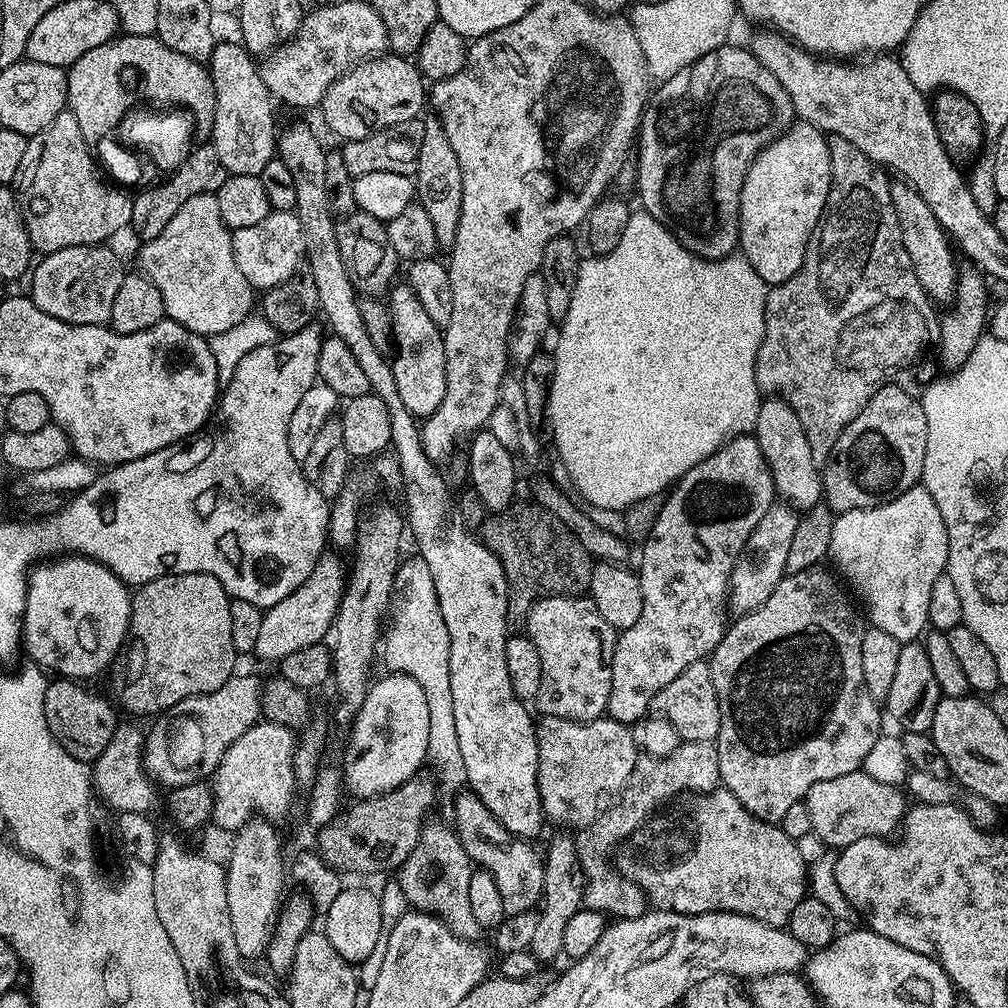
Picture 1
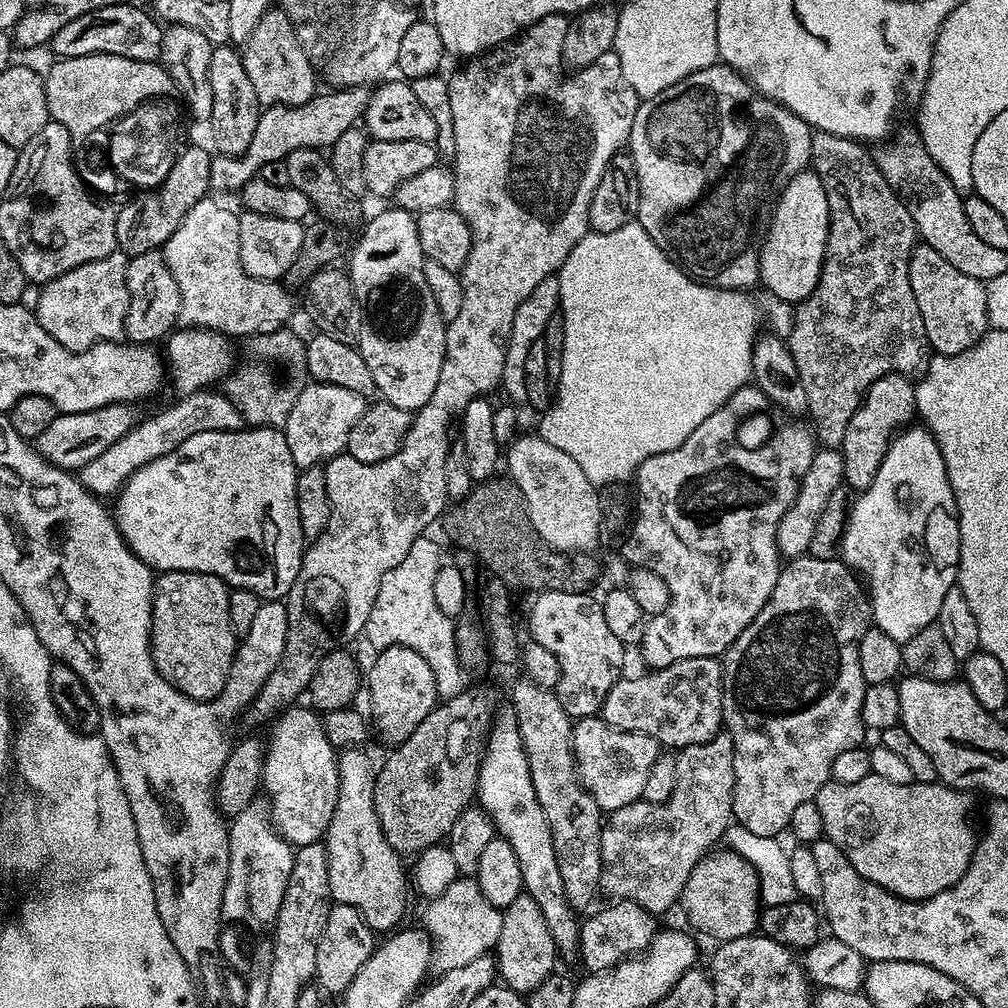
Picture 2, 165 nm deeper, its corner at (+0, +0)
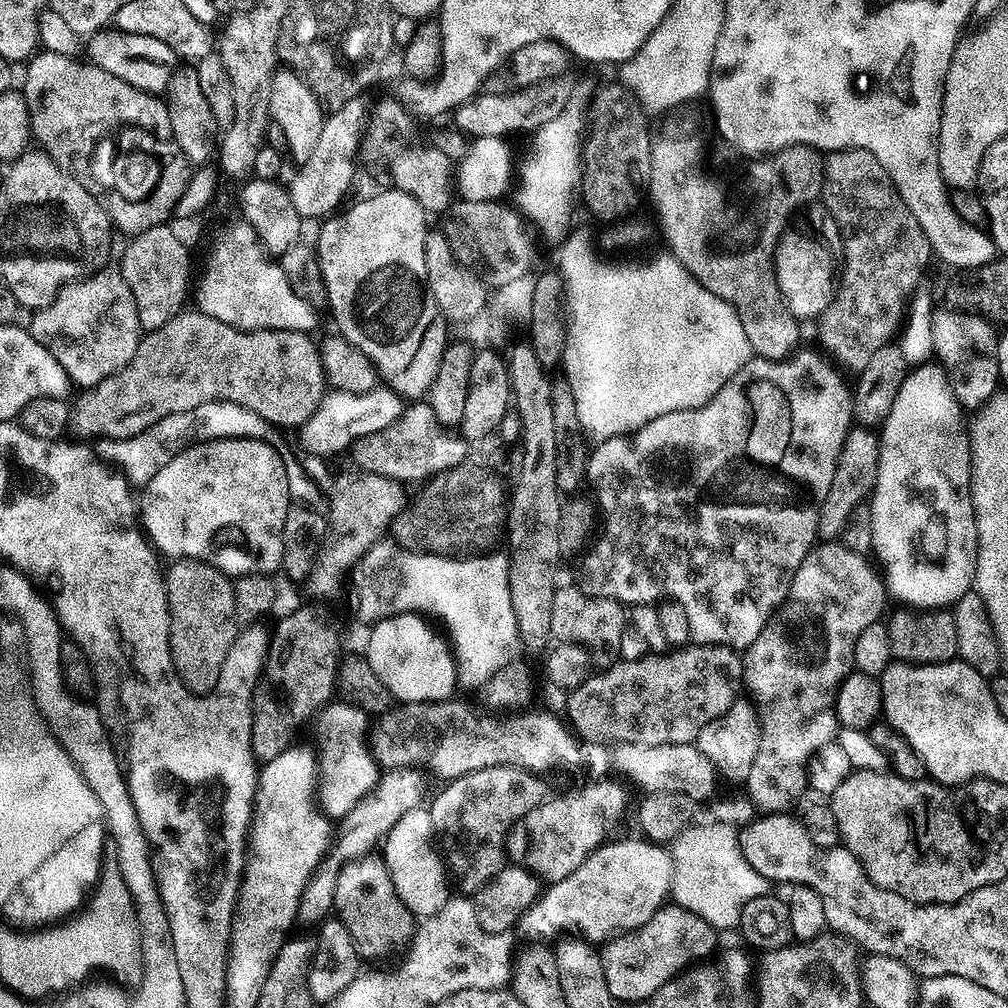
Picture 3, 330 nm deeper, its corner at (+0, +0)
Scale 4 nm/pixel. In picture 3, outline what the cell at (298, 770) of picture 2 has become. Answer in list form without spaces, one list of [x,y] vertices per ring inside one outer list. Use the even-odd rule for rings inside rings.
[[[329,702],[316,713],[315,724],[314,757],[318,779],[314,796],[318,801],[319,811],[336,822],[341,816],[350,814],[354,806],[358,806],[358,802],[374,787],[378,779],[378,765],[366,741],[370,716],[353,704]]]

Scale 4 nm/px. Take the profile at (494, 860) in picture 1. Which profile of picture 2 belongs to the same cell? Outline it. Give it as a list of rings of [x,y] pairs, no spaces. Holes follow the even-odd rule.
[[[526,894],[514,898],[508,908],[503,909],[503,914],[502,934],[498,934],[494,949],[494,963],[499,979],[518,993],[533,992],[544,979],[553,975],[555,968],[552,967],[558,964],[558,953],[550,934],[550,926],[546,926],[546,918],[542,918],[538,902]]]

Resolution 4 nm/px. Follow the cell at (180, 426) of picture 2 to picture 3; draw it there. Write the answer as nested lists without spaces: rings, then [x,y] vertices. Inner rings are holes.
[[[206,402],[202,406],[194,406],[194,410],[186,410],[182,414],[170,414],[162,418],[162,422],[154,422],[142,434],[134,434],[134,438],[121,440],[101,440],[94,451],[105,465],[111,466],[128,482],[129,485],[146,486],[182,450],[192,444],[201,444],[207,440],[263,440],[273,435],[273,425],[268,424],[254,410],[246,410],[246,406],[238,406],[234,402]]]

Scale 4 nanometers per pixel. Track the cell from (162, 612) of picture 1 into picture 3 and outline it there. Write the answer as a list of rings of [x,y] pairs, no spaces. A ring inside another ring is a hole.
[[[177,559],[164,572],[170,614],[170,654],[181,682],[197,696],[216,691],[226,654],[234,646],[238,625],[234,618],[232,580],[212,564]]]

